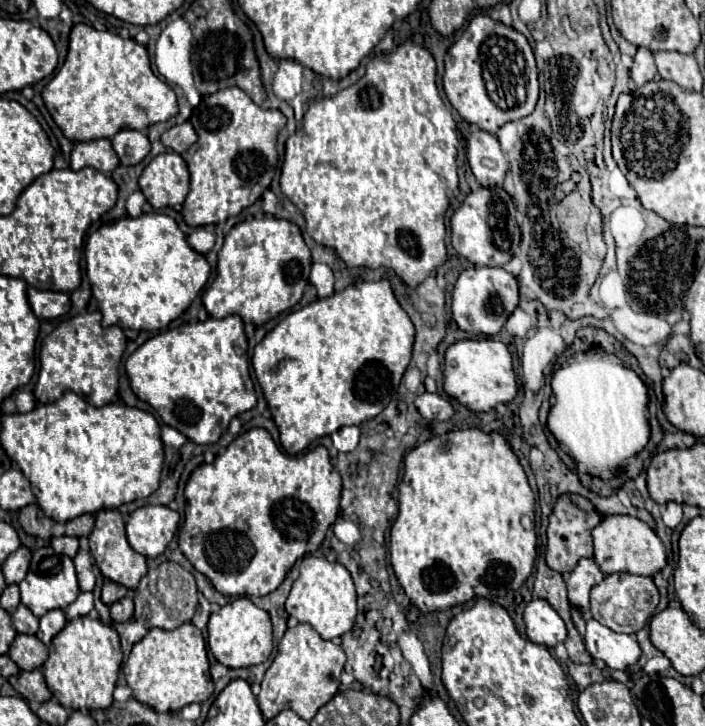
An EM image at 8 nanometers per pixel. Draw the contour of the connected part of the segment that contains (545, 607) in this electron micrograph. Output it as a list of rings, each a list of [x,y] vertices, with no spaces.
[[[532,599],[524,609],[526,635],[532,643],[554,647],[566,639],[566,625],[562,617],[546,599]]]

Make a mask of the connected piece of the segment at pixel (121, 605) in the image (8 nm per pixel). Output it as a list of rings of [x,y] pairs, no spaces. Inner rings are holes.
[[[130,595],[116,601],[114,605],[110,605],[110,617],[116,623],[126,623],[126,621],[132,619],[132,615],[134,615],[134,603],[132,603]]]

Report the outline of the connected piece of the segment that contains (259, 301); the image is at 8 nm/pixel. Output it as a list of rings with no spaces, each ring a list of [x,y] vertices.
[[[276,217],[238,223],[224,239],[218,253],[216,279],[202,293],[202,303],[214,319],[240,315],[246,323],[264,325],[302,299],[304,287],[308,285],[310,265],[310,249],[294,223]]]

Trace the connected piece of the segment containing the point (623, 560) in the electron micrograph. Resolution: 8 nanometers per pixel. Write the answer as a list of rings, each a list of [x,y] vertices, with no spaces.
[[[620,515],[620,517],[604,517],[602,523],[592,531],[594,539],[594,561],[604,575],[612,573],[630,573],[654,577],[658,571],[666,567],[666,551],[658,535],[640,519]]]

